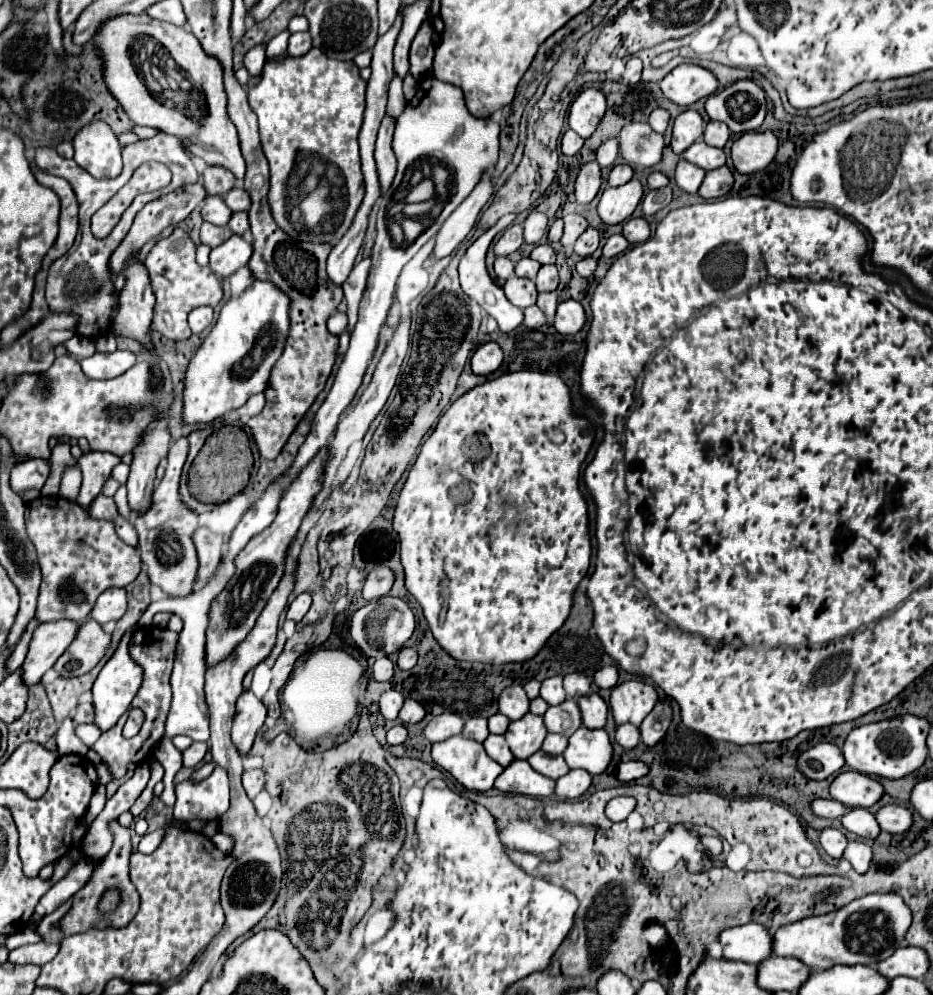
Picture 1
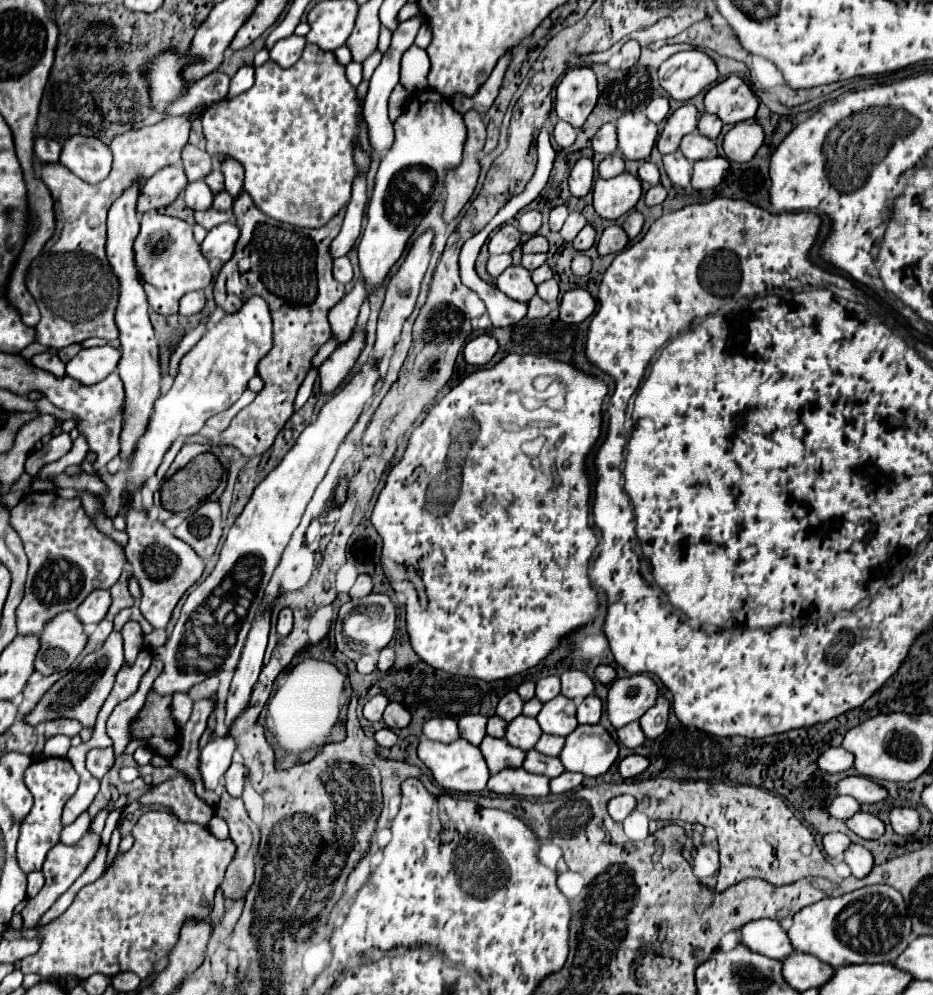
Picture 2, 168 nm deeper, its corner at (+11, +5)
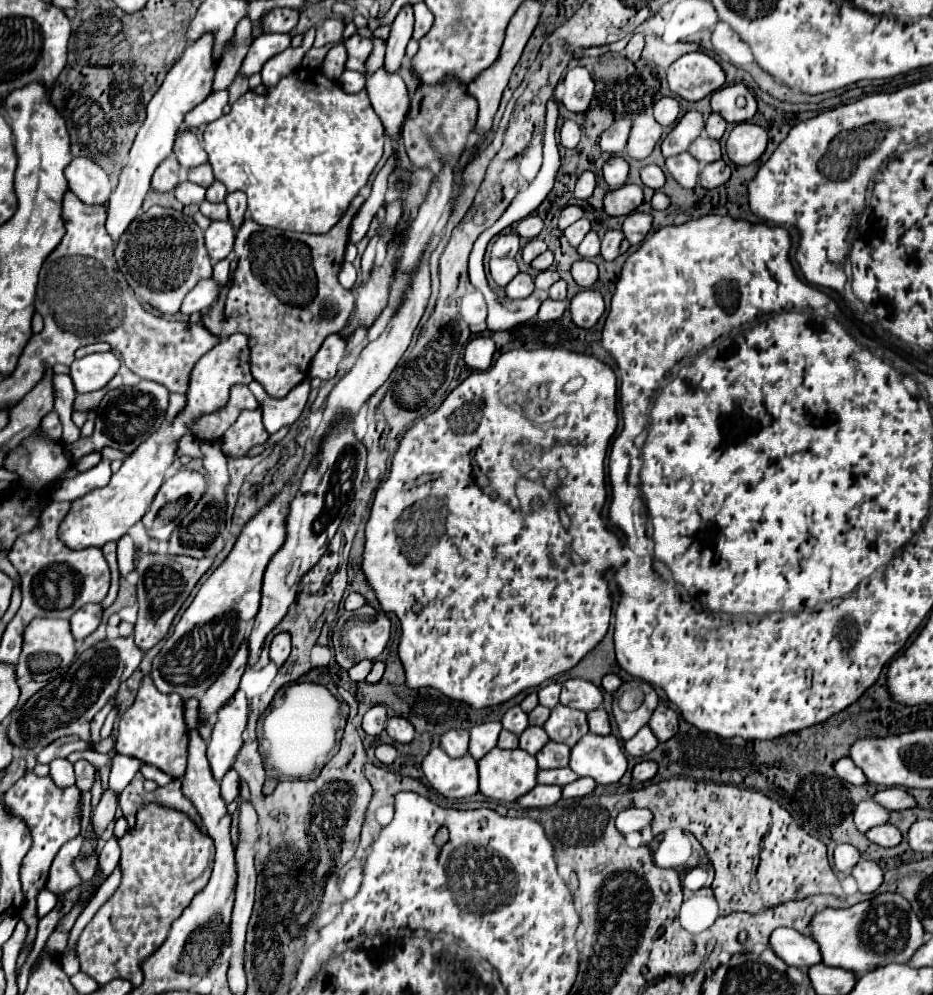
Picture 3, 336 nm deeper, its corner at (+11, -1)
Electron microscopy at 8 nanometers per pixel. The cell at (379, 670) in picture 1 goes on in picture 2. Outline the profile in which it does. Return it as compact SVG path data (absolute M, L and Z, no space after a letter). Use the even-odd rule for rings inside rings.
M365 655L357 661L357 671L359 673L373 673L377 669L377 659L371 655Z

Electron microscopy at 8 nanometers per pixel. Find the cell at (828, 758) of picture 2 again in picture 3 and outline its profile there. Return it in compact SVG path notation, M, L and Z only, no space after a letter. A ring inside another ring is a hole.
M843 757L839 759L839 763L835 763L835 773L843 779L843 781L849 781L853 785L863 785L867 783L863 771L849 759L849 757Z

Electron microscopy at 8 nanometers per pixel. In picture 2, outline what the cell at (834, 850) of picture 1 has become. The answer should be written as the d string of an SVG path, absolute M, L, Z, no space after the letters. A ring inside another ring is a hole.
M829 833L823 837L823 847L825 847L827 855L831 855L831 857L841 857L849 845L851 845L851 841L843 833Z

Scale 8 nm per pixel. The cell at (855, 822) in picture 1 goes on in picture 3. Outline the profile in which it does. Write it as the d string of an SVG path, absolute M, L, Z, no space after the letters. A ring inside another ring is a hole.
M891 823L879 825L879 827L871 827L871 831L865 833L865 837L881 847L895 847L901 841L901 833L897 827L893 827Z

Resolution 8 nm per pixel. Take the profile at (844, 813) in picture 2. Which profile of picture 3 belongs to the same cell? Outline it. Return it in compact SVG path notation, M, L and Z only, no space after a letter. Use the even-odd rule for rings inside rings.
M861 801L853 811L853 823L861 833L865 833L875 825L887 823L887 819L889 819L889 811L873 801Z

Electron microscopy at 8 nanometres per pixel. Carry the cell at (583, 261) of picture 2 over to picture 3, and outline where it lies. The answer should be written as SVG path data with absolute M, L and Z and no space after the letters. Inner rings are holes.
M581 259L581 261L573 263L571 275L573 275L573 279L575 279L577 285L581 285L581 287L591 287L591 285L597 281L597 265L595 265L593 261Z

